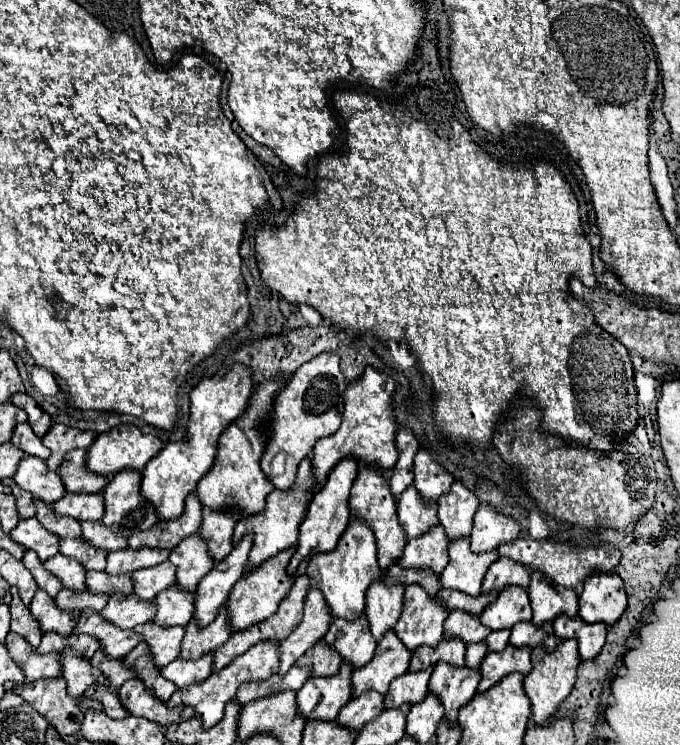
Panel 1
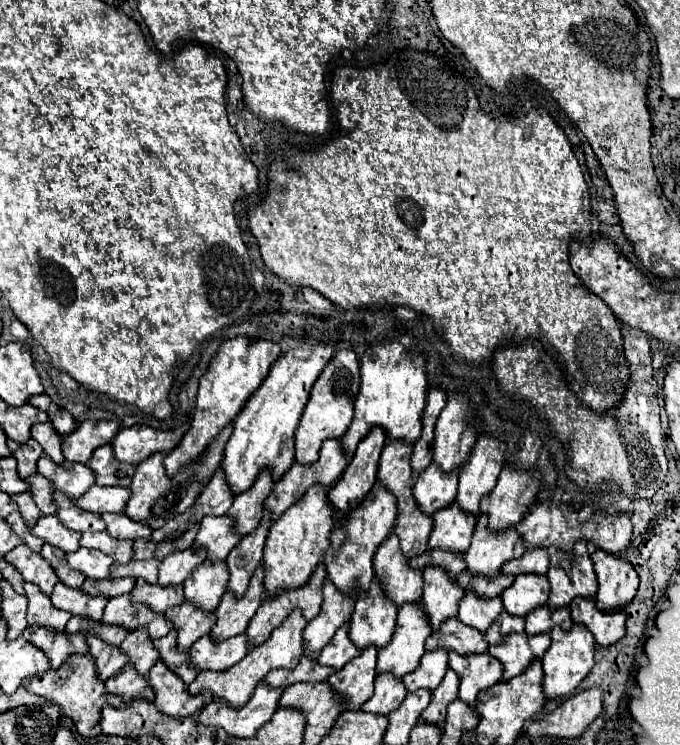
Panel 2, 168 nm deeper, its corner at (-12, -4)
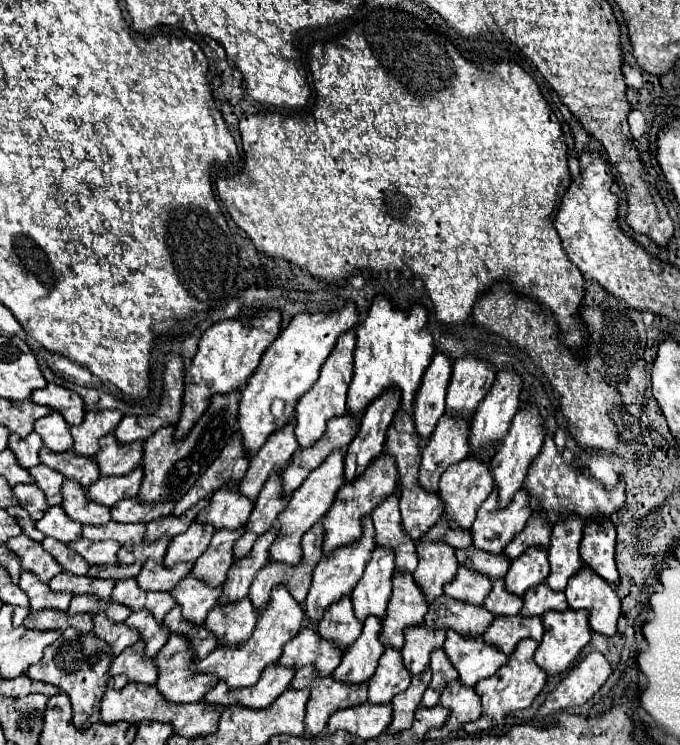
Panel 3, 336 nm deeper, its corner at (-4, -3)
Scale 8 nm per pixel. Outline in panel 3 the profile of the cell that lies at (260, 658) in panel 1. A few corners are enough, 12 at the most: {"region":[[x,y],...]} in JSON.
{"region":[[284,585],[270,593],[250,639],[216,647],[196,673],[250,687],[302,629],[304,609]]}

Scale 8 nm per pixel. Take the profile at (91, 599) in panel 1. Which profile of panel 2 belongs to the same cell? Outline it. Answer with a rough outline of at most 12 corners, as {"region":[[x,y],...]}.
{"region":[[86,580],[82,592],[88,596],[130,594],[136,580]]}

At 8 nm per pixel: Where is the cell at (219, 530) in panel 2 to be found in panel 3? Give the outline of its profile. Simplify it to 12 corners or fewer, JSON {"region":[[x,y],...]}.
{"region":[[216,491],[196,521],[238,529],[254,503],[240,491]]}

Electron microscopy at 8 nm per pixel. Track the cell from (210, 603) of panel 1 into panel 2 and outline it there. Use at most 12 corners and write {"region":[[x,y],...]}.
{"region":[[264,512],[260,526],[232,548],[226,560],[228,592],[242,598],[272,520]]}

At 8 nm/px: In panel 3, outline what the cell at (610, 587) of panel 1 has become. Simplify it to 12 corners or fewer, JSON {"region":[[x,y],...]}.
{"region":[[610,519],[586,523],[580,557],[610,585],[618,583]]}

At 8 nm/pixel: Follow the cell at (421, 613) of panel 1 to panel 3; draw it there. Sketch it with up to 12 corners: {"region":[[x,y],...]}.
{"region":[[416,541],[414,579],[432,603],[458,569],[448,543]]}

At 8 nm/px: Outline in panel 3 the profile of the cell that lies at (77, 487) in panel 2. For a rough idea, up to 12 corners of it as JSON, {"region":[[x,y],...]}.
{"region":[[48,451],[40,461],[90,487],[100,477],[94,459]]}

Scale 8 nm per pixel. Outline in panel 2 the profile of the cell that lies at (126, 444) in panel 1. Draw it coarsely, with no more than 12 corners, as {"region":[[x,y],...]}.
{"region":[[120,428],[112,446],[120,462],[140,464],[172,452],[182,428]]}

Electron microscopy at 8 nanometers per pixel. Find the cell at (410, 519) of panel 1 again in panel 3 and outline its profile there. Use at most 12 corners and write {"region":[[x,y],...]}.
{"region":[[440,417],[422,451],[420,485],[436,491],[468,457],[468,427]]}

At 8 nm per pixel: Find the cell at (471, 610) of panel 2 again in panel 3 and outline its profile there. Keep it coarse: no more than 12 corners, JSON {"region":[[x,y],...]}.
{"region":[[458,567],[444,593],[450,599],[482,605],[490,579]]}

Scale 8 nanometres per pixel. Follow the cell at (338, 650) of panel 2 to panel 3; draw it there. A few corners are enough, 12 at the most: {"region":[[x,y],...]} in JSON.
{"region":[[350,595],[324,611],[318,633],[350,647],[362,633]]}

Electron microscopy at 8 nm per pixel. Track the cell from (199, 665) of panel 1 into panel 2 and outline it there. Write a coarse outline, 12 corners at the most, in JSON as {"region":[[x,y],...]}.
{"region":[[246,636],[214,644],[200,638],[188,650],[196,672],[224,672],[248,652]]}

